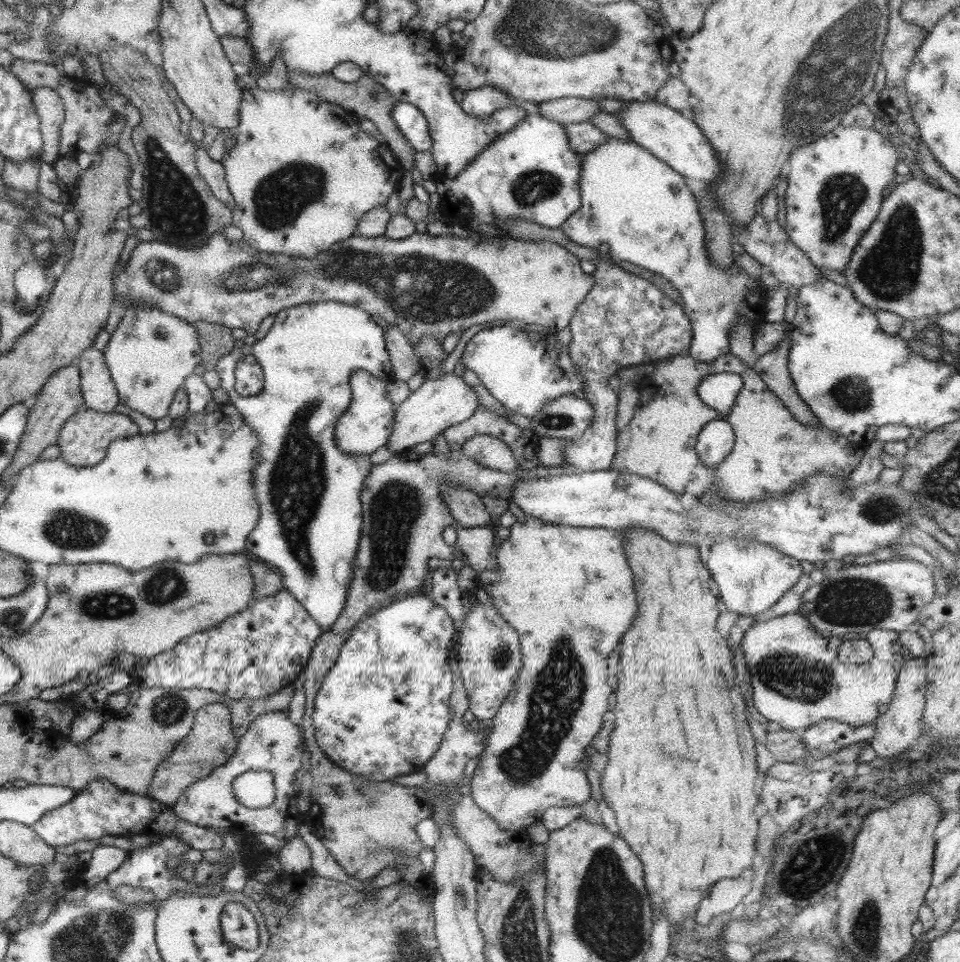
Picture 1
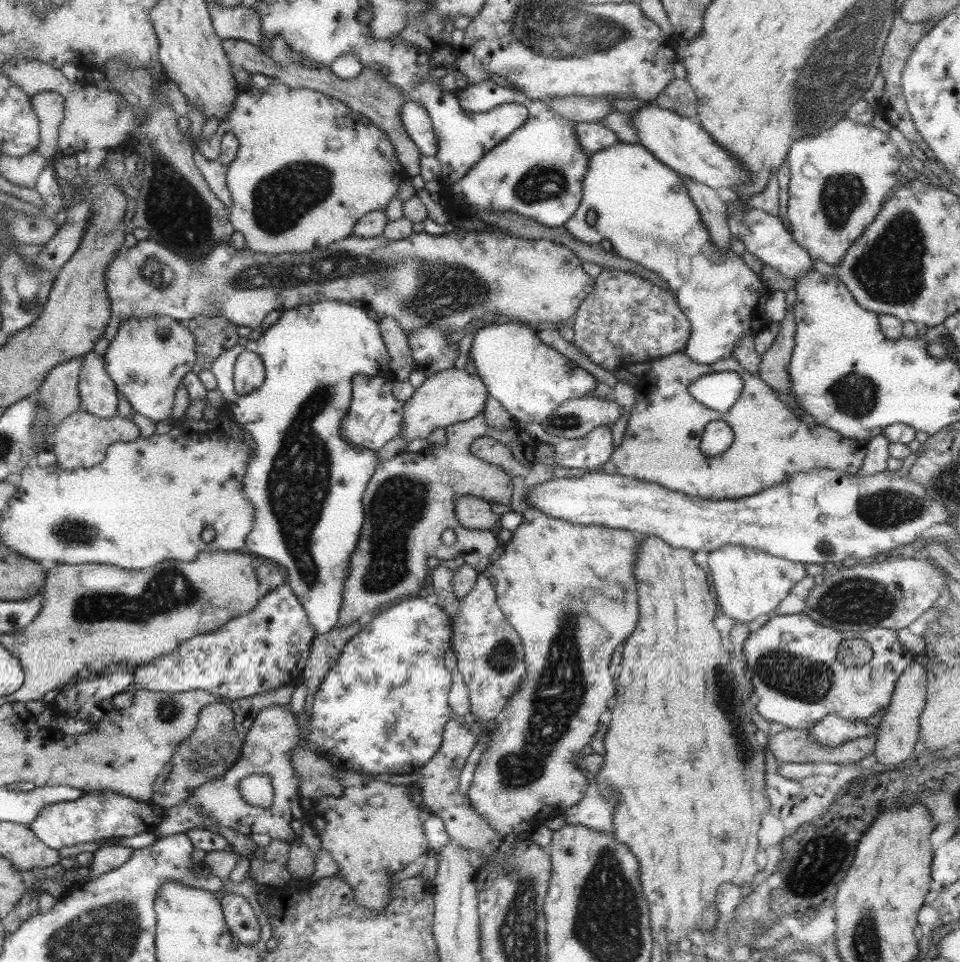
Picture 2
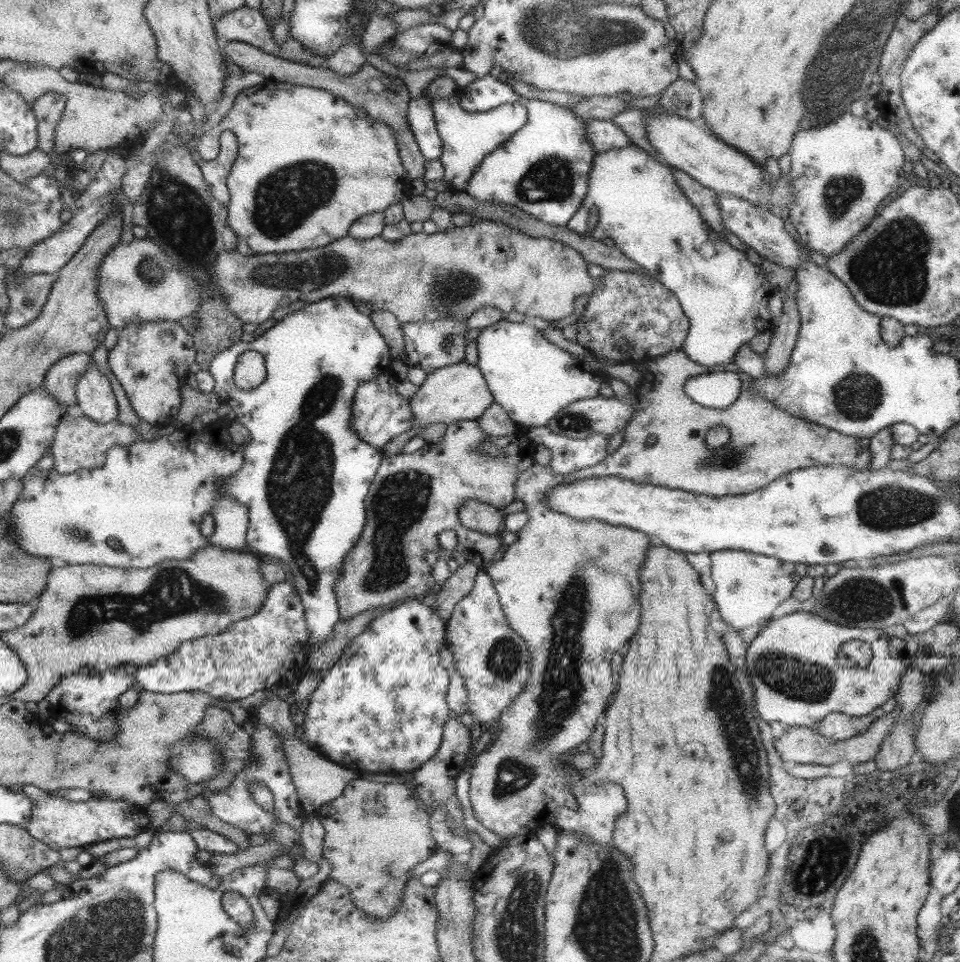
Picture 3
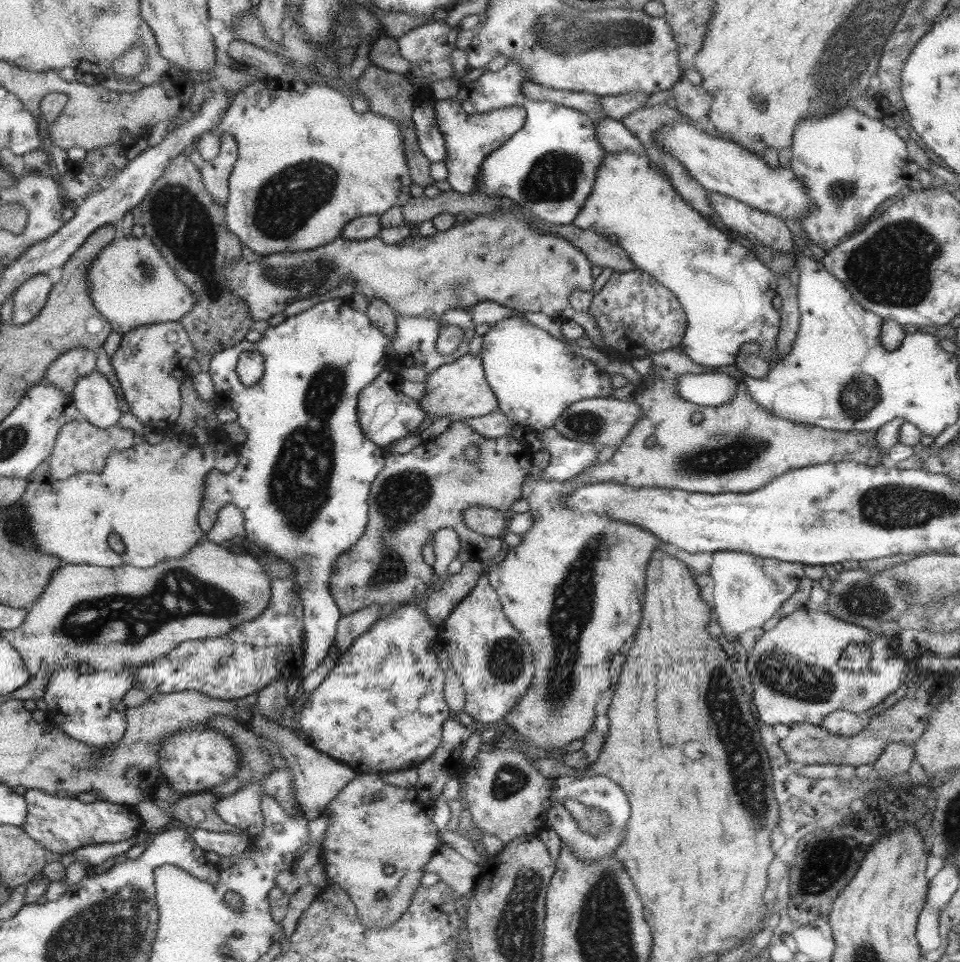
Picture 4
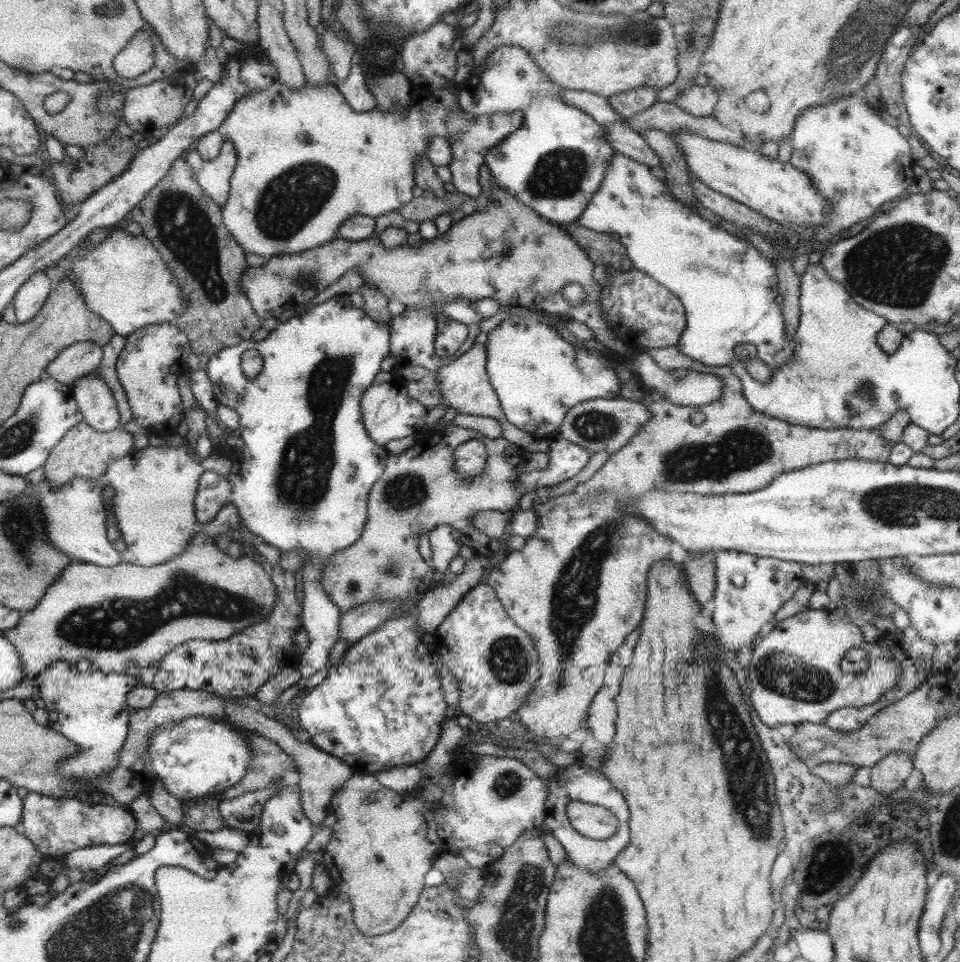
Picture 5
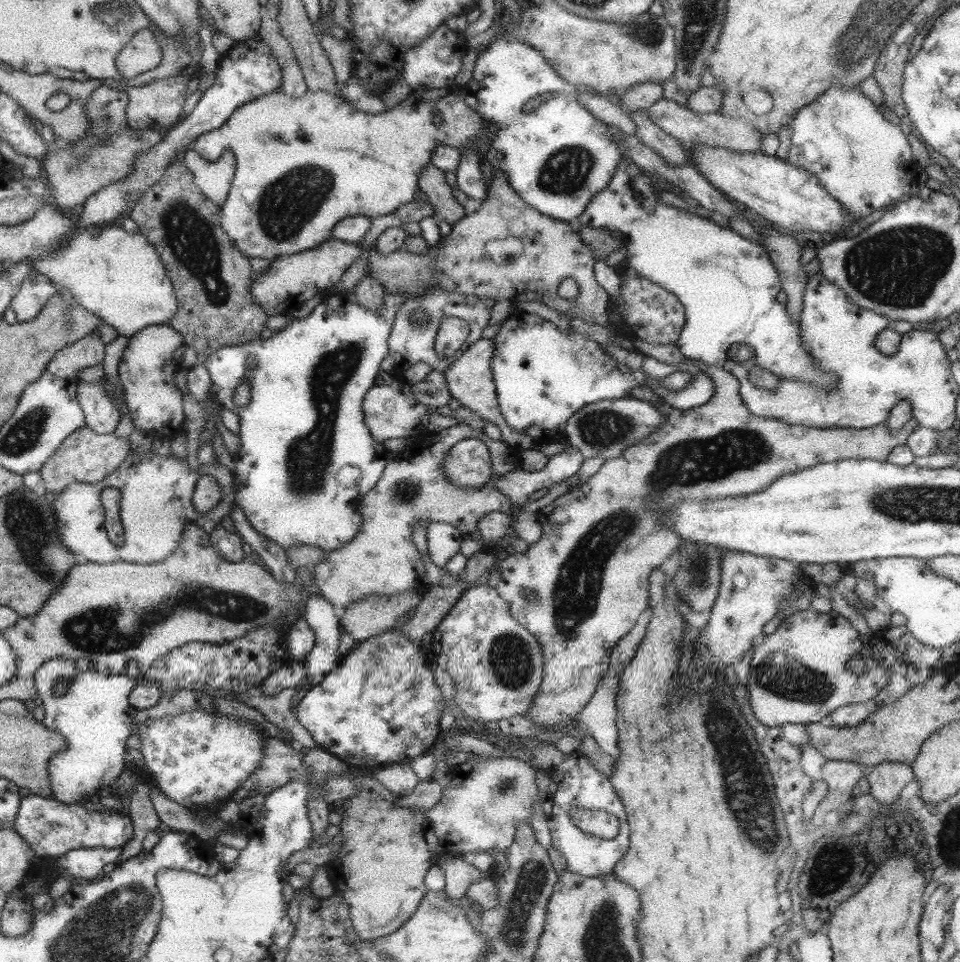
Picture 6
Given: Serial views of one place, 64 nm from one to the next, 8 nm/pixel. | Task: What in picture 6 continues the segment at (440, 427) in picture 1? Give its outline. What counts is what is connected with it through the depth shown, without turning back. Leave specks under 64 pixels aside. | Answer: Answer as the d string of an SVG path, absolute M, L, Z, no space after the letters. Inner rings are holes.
M480 337L465 349L464 354L456 362L442 371L446 375L450 396L456 398L460 402L460 406L470 408L486 421L490 421L492 424L496 424L500 430L504 430L504 428L508 428L508 424L506 424L506 420L502 418L502 414L498 410L494 375L492 375L492 365L490 365L492 364L492 358L494 358L494 350L496 350L494 339Z

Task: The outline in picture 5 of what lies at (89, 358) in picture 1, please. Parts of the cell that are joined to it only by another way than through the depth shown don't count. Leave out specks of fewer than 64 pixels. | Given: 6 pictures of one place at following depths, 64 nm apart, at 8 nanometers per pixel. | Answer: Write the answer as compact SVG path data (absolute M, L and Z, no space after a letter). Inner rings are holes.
M88 375L76 380L72 387L83 422L98 432L110 432L119 427L120 414L116 400L102 377Z

